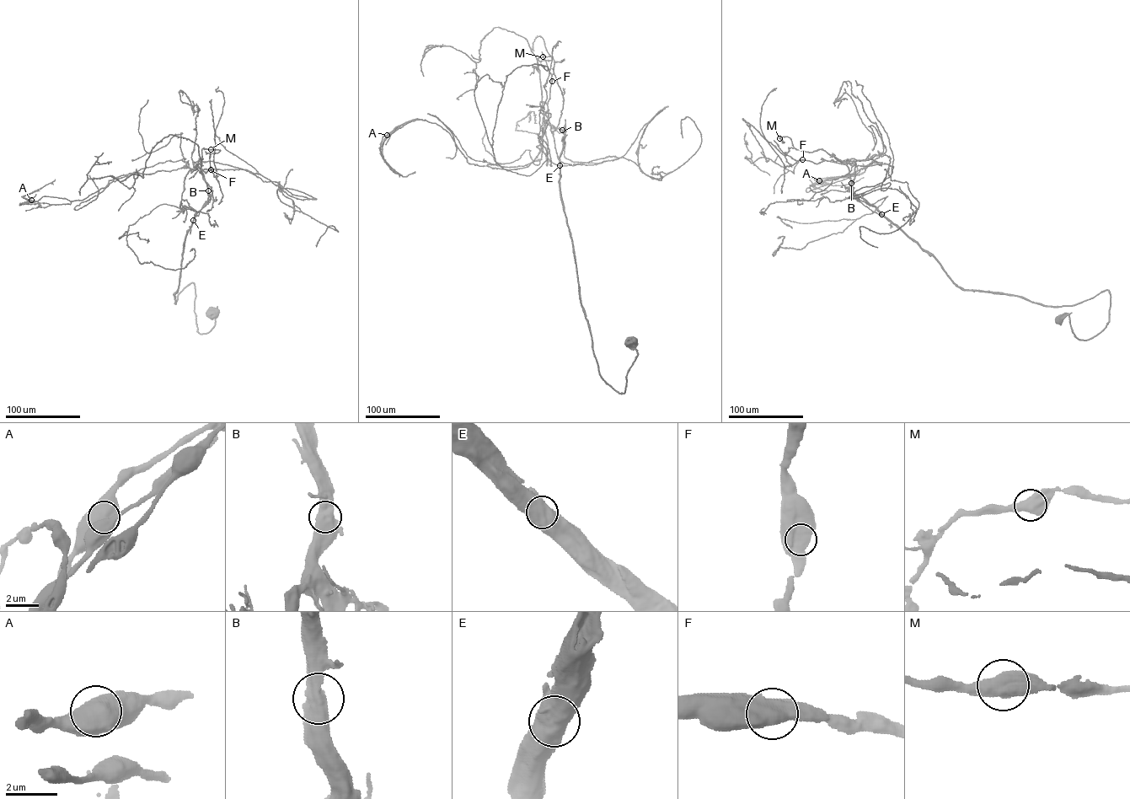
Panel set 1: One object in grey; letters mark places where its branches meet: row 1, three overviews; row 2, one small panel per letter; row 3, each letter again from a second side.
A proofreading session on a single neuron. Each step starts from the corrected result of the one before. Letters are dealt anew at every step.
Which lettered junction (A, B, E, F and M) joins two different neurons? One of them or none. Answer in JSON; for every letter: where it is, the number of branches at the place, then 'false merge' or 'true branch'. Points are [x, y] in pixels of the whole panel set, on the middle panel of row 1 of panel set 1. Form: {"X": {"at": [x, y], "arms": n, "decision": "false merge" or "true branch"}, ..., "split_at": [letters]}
{"A": {"at": [387, 135], "arms": 2, "decision": "true branch"}, "B": {"at": [562, 130], "arms": 2, "decision": "true branch"}, "E": {"at": [559, 165], "arms": 2, "decision": "true branch"}, "F": {"at": [552, 81], "arms": 2, "decision": "true branch"}, "M": {"at": [543, 56], "arms": 2, "decision": "true branch"}, "split_at": []}

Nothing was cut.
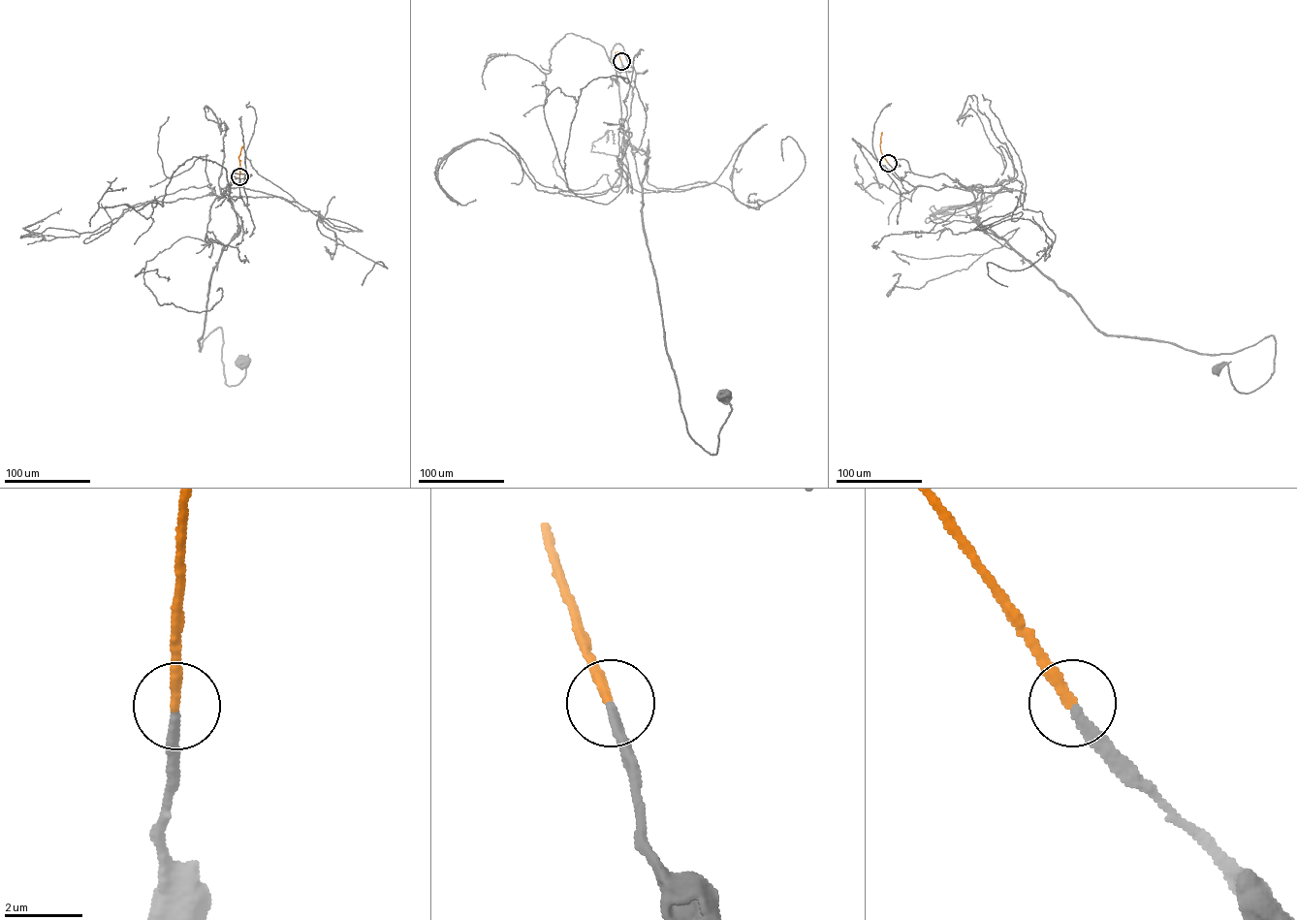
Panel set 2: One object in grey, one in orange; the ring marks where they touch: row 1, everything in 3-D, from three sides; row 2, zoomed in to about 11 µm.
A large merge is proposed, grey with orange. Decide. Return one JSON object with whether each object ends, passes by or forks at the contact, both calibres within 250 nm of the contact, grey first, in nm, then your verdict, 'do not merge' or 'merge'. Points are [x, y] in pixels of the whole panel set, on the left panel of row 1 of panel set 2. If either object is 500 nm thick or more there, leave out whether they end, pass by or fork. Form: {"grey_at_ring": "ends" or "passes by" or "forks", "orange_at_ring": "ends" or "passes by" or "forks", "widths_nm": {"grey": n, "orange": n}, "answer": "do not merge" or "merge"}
{"grey_at_ring": "ends", "orange_at_ring": "ends", "widths_nm": {"grey": 240, "orange": 280}, "answer": "merge"}

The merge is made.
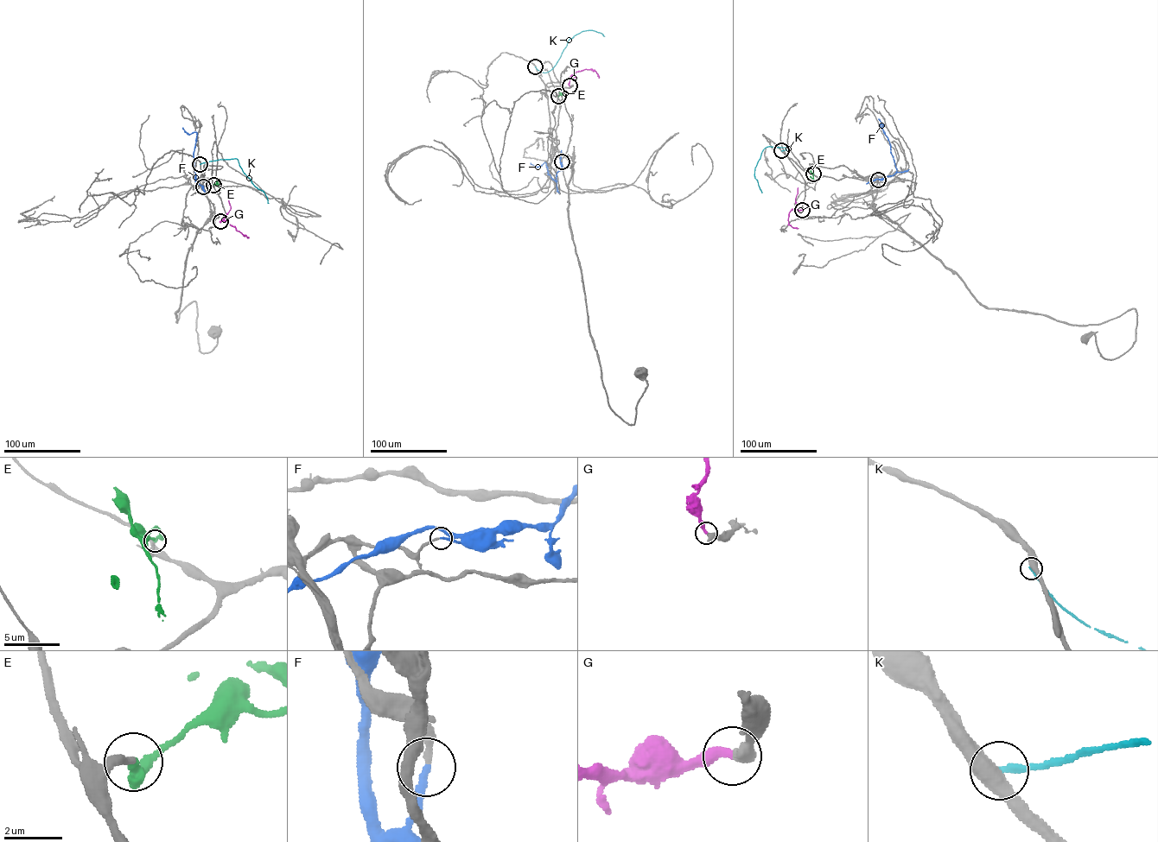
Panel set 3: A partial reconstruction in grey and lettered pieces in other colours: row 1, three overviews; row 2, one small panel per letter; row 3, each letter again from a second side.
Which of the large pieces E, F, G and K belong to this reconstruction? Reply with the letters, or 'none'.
E, G

